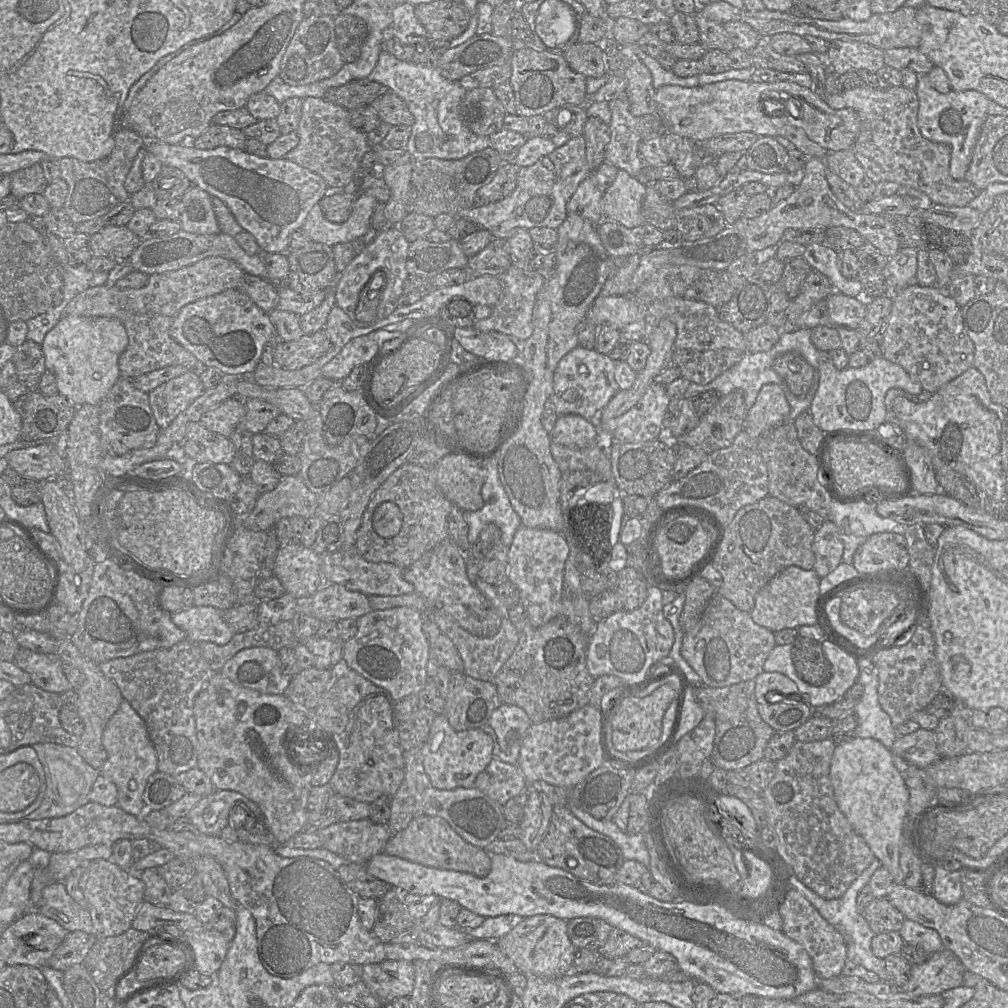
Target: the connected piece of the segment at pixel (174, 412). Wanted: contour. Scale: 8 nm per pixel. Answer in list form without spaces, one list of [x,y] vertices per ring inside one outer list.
[[[190,370],[150,391],[149,404],[159,429],[168,428],[204,391],[199,370]]]

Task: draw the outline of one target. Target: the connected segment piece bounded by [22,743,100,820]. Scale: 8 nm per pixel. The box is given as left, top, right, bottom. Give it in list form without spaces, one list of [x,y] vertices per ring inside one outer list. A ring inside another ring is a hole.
[[[36,743],[32,747],[44,768],[46,792],[39,808],[22,820],[63,817],[89,802],[88,794],[100,771],[90,766],[76,748],[55,743]]]

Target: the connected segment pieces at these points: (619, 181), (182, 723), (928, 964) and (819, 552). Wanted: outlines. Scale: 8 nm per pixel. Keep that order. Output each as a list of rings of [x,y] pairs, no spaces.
[[[619,170],[613,184],[602,197],[603,216],[627,228],[645,223],[643,203],[646,186],[625,170]]]
[[[186,639],[170,648],[145,651],[97,665],[101,672],[117,685],[123,698],[144,720],[149,737],[157,751],[157,770],[175,776],[198,767],[197,737],[193,715],[194,703],[198,694],[208,685],[215,674],[215,671],[202,657],[198,645]]]
[[[950,950],[931,954],[922,964],[912,965],[904,992],[914,996],[937,995],[962,986],[965,968]]]
[[[825,519],[822,526],[816,530],[813,541],[815,555],[814,570],[820,578],[834,571],[842,562],[844,542],[836,524]]]

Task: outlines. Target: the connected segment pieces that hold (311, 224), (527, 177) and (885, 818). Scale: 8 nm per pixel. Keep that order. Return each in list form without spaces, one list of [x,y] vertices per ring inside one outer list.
[[[364,193],[355,200],[350,218],[343,223],[334,223],[324,217],[321,206],[316,203],[308,213],[302,230],[312,242],[334,246],[338,243],[352,242],[364,236],[371,227],[371,216],[377,200]]]
[[[584,135],[570,138],[563,146],[556,148],[535,164],[520,168],[518,184],[508,197],[483,206],[474,205],[462,211],[460,217],[488,230],[495,239],[508,239],[510,232],[517,227],[558,229],[567,217],[568,201],[591,172],[586,159]]]
[[[853,737],[836,744],[830,780],[838,808],[891,875],[893,884],[903,884],[899,864],[900,840],[908,810],[909,791],[897,770],[890,749],[874,738]]]

